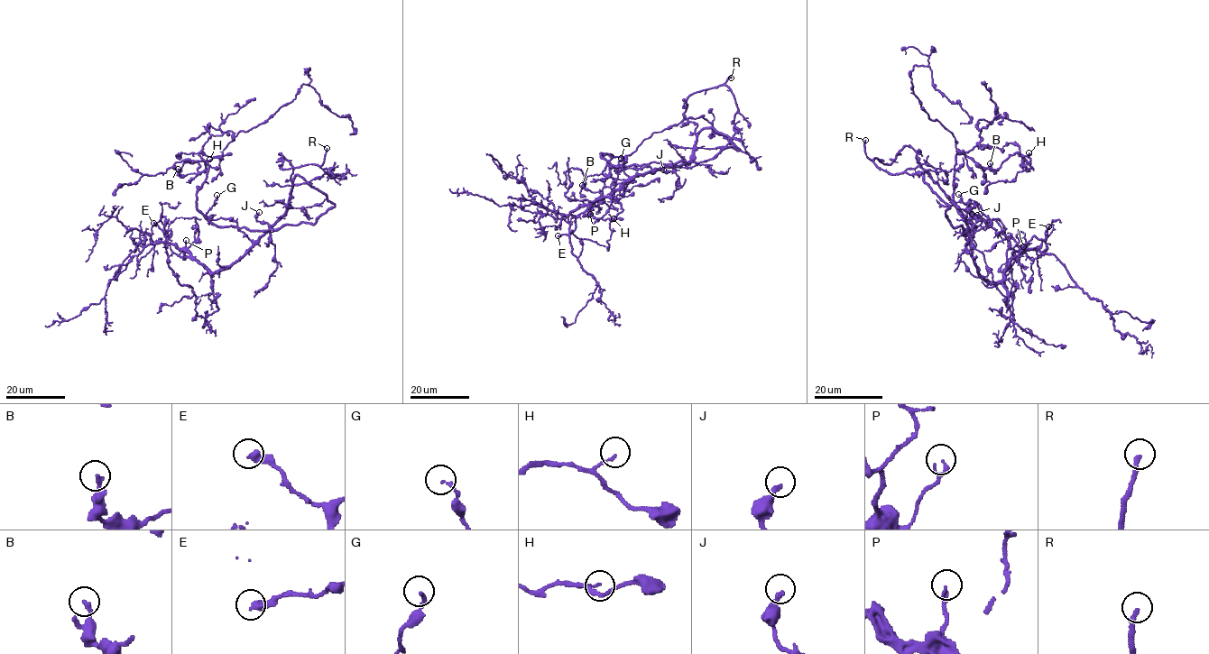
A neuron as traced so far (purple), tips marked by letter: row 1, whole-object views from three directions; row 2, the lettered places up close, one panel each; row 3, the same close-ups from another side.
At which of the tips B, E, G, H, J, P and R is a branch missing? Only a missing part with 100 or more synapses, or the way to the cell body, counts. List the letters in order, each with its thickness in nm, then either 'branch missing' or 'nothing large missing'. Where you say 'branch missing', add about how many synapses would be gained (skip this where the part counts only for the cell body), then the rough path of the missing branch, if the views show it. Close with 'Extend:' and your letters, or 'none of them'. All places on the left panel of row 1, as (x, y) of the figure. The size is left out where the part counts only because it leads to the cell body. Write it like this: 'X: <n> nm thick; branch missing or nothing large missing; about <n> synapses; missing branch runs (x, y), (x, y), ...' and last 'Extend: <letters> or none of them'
B: 190 nm thick; nothing large missing
E: 380 nm thick; nothing large missing
G: 160 nm thick; nothing large missing
H: 110 nm thick; nothing large missing
J: 240 nm thick; nothing large missing
P: 140 nm thick; nothing large missing
R: 240 nm thick; branch missing; missing branch runs (327, 148), (331, 132), (345, 119), (358, 119), (365, 131)
Extend: R

